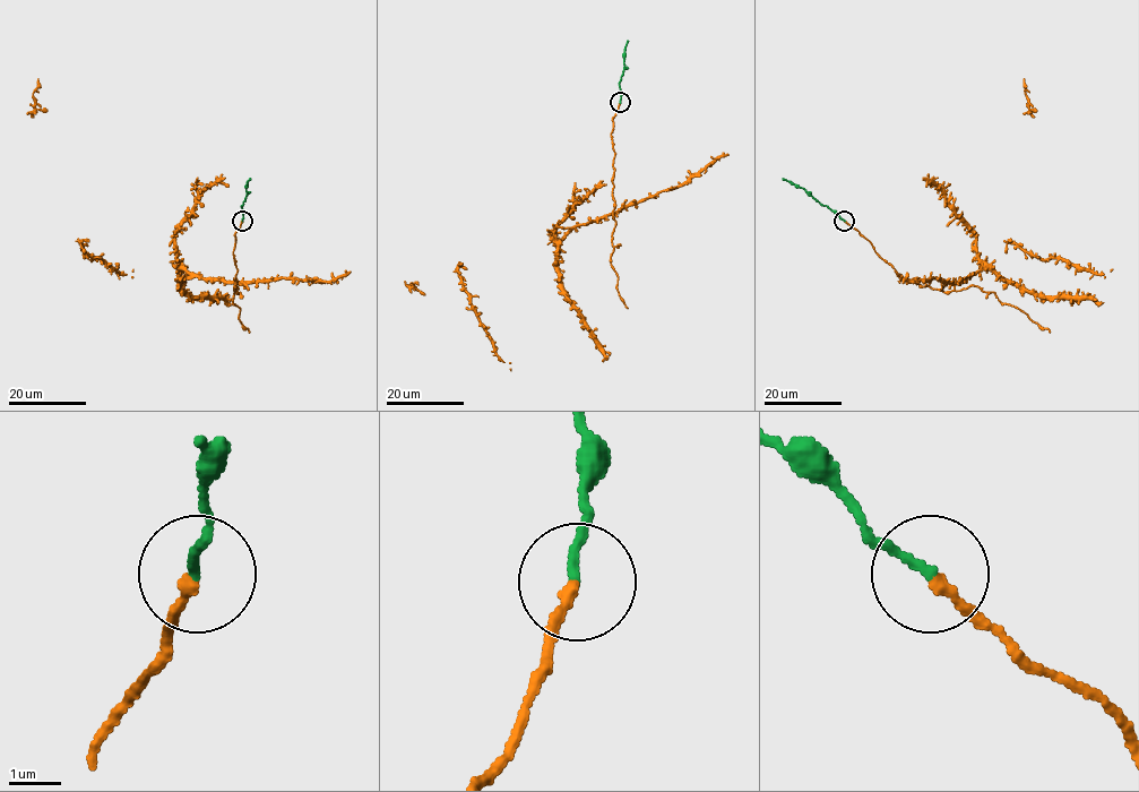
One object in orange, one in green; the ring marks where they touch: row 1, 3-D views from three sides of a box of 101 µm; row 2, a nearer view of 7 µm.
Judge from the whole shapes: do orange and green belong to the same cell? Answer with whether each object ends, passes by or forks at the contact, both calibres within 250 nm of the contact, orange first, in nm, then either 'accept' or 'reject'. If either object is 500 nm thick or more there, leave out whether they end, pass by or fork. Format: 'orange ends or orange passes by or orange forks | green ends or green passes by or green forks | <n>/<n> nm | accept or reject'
orange ends | green ends | 200/170 nm | accept

